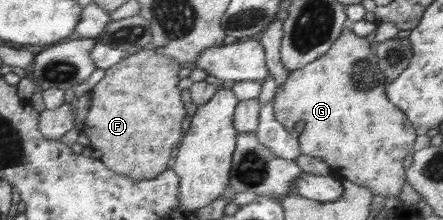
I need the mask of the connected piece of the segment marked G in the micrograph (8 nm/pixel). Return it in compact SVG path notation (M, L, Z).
M344 28L338 39L322 57L300 69L291 71L286 81L277 88L273 99L274 117L286 128L286 131L296 130L298 132L300 153L325 161L331 167L332 172L340 175L340 179L346 178L356 185L367 187L374 192L375 196L397 196L404 186L402 161L412 151L417 133L414 133L413 124L410 123L405 112L390 99L386 99L384 85L377 87L378 81L375 79L373 69L367 67L359 72L358 87L362 87L363 91L354 89L354 81L352 81L354 63L360 59L366 59L370 53L372 53L370 43L365 37Z

